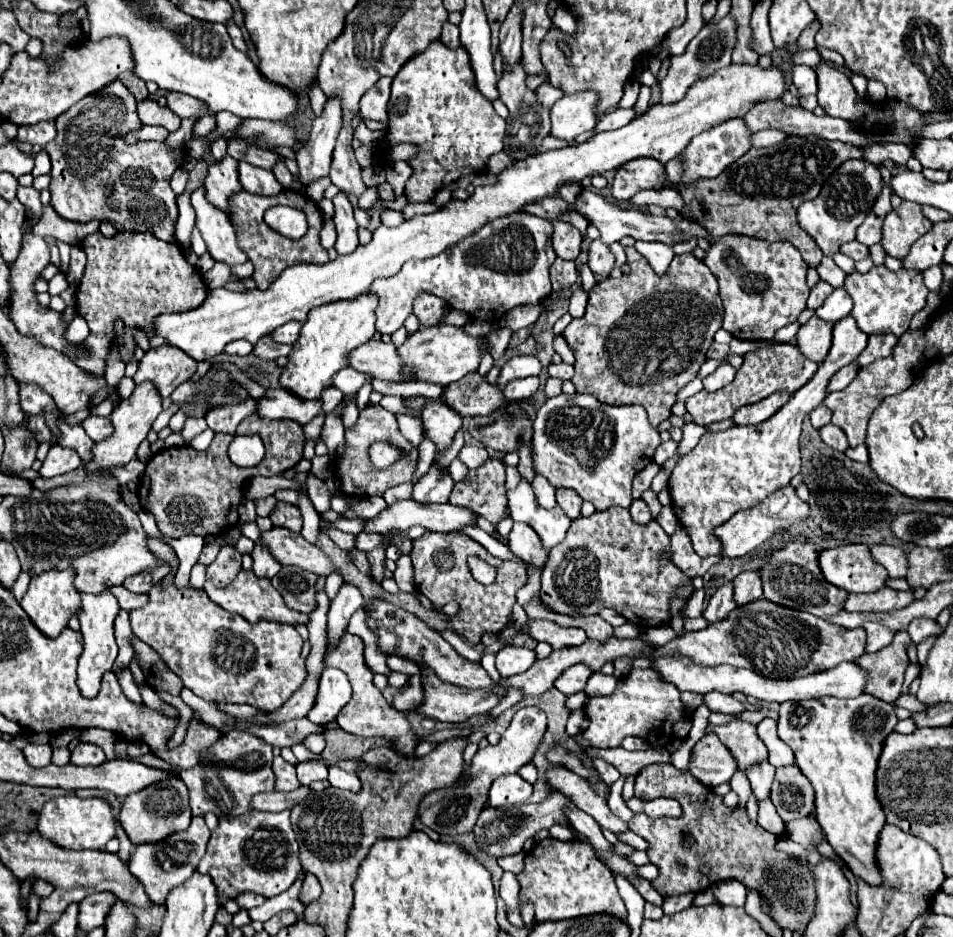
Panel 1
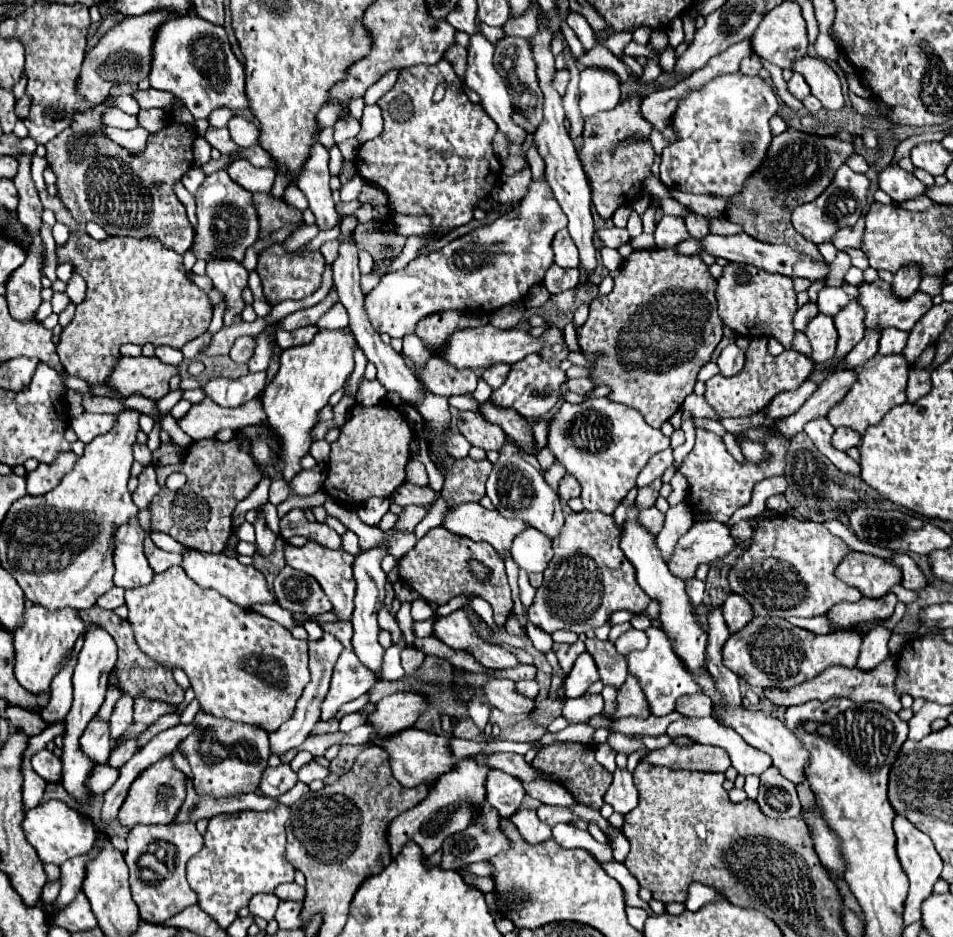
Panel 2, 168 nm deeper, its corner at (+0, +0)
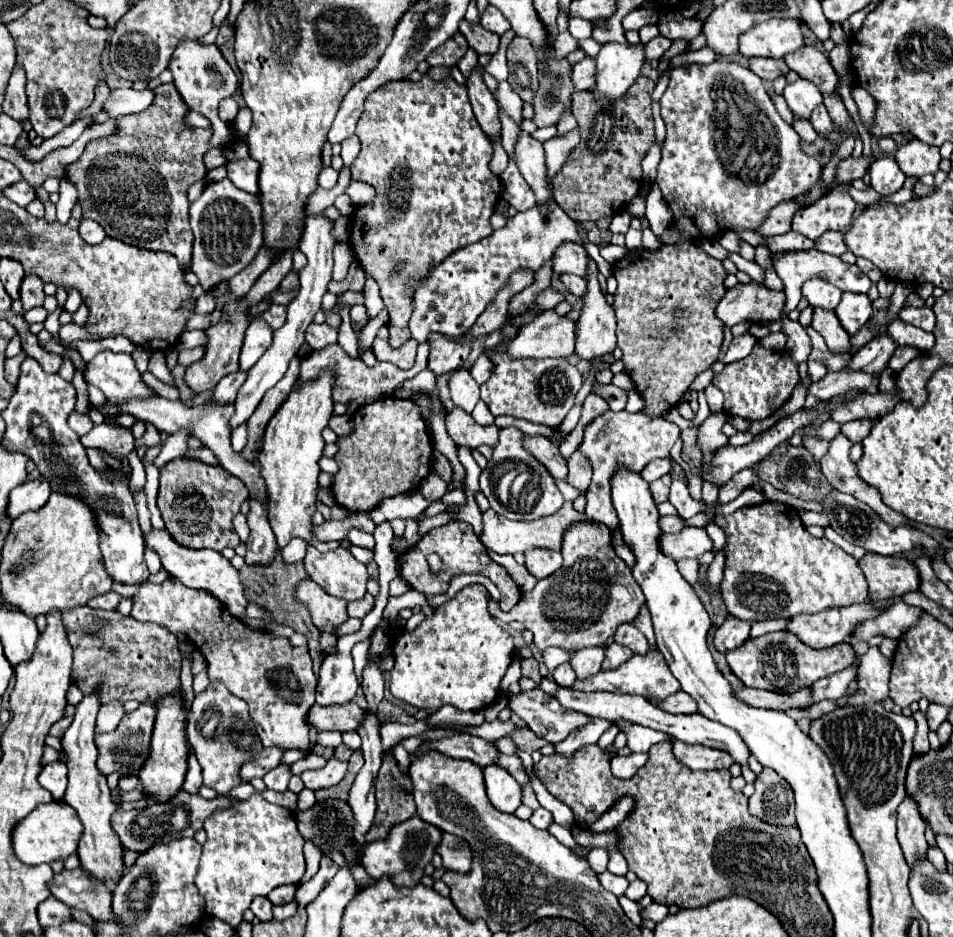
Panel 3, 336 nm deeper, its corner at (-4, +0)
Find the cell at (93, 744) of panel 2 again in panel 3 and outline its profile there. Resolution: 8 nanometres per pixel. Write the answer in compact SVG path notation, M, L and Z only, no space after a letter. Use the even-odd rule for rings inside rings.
M103 704L97 714L97 728L95 732L113 732L123 718L125 710L123 704Z

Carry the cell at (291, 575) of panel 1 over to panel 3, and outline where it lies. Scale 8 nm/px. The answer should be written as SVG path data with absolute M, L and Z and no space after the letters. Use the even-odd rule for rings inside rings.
M305 580L299 584L297 598L309 608L311 620L319 632L335 634L335 630L349 618L347 602L337 596L325 594L323 588L313 580Z

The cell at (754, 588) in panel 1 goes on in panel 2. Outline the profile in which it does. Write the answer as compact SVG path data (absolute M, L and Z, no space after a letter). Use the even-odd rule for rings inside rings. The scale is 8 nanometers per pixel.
M731 592L723 604L723 616L729 632L733 634L739 632L753 618L753 610L749 608L749 600L745 600L745 596L737 596L735 592Z

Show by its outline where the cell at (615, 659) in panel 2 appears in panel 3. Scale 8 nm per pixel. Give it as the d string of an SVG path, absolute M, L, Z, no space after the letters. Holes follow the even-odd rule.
M613 642L611 649L607 648L606 650L606 658L602 662L601 669L609 670L617 668L621 666L623 662L627 662L631 656L633 656L633 652L631 652L627 646L621 646L621 644Z

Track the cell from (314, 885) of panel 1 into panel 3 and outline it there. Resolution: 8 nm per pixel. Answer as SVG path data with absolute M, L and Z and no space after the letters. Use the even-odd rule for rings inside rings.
M281 886L281 888L275 888L273 892L269 892L267 898L269 898L275 906L279 906L279 904L291 902L293 896L295 896L295 886Z

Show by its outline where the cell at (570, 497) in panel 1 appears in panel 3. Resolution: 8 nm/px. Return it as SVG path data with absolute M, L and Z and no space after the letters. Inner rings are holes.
M573 452L569 458L569 476L567 482L571 486L575 486L577 490L587 490L591 484L591 468L589 468L589 460L585 460L585 456L581 456L581 452Z

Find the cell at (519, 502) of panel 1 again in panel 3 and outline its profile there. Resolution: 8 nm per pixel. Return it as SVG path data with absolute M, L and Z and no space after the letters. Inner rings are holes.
M515 426L499 430L499 442L493 446L493 456L479 476L479 486L491 508L509 520L537 520L555 514L563 506L563 496L555 480L547 468L527 452L523 432Z

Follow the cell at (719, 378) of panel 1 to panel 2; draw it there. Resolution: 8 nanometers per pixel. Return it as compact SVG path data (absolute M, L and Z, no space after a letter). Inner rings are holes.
M729 344L717 358L719 374L727 376L727 378L735 376L743 368L743 362L745 362L745 354L735 344Z

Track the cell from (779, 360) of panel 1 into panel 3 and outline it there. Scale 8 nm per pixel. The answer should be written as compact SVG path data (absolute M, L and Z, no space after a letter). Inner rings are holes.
M759 344L753 352L739 362L727 364L721 374L713 376L713 384L725 394L725 412L729 416L741 416L745 420L763 420L781 408L793 394L799 382L797 364L787 350L765 350Z

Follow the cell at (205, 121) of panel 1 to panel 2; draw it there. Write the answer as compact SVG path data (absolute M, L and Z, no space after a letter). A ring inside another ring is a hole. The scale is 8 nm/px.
M217 108L217 110L209 116L209 124L215 126L215 128L223 128L223 126L227 126L227 122L229 122L231 116L233 116L233 112L231 112L229 108Z

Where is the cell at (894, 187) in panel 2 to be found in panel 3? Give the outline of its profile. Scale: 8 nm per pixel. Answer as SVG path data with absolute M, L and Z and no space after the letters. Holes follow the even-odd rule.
M883 156L877 158L871 166L869 166L869 184L875 192L887 196L887 194L895 194L897 190L901 190L905 176L901 174L899 166L895 164L893 158Z

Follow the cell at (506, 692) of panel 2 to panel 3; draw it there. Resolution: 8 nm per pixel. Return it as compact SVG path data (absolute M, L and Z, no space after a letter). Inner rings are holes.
M541 688L511 696L507 708L547 742L563 742L571 732L591 722L589 716L563 708L557 700L553 700L551 694L545 694Z

